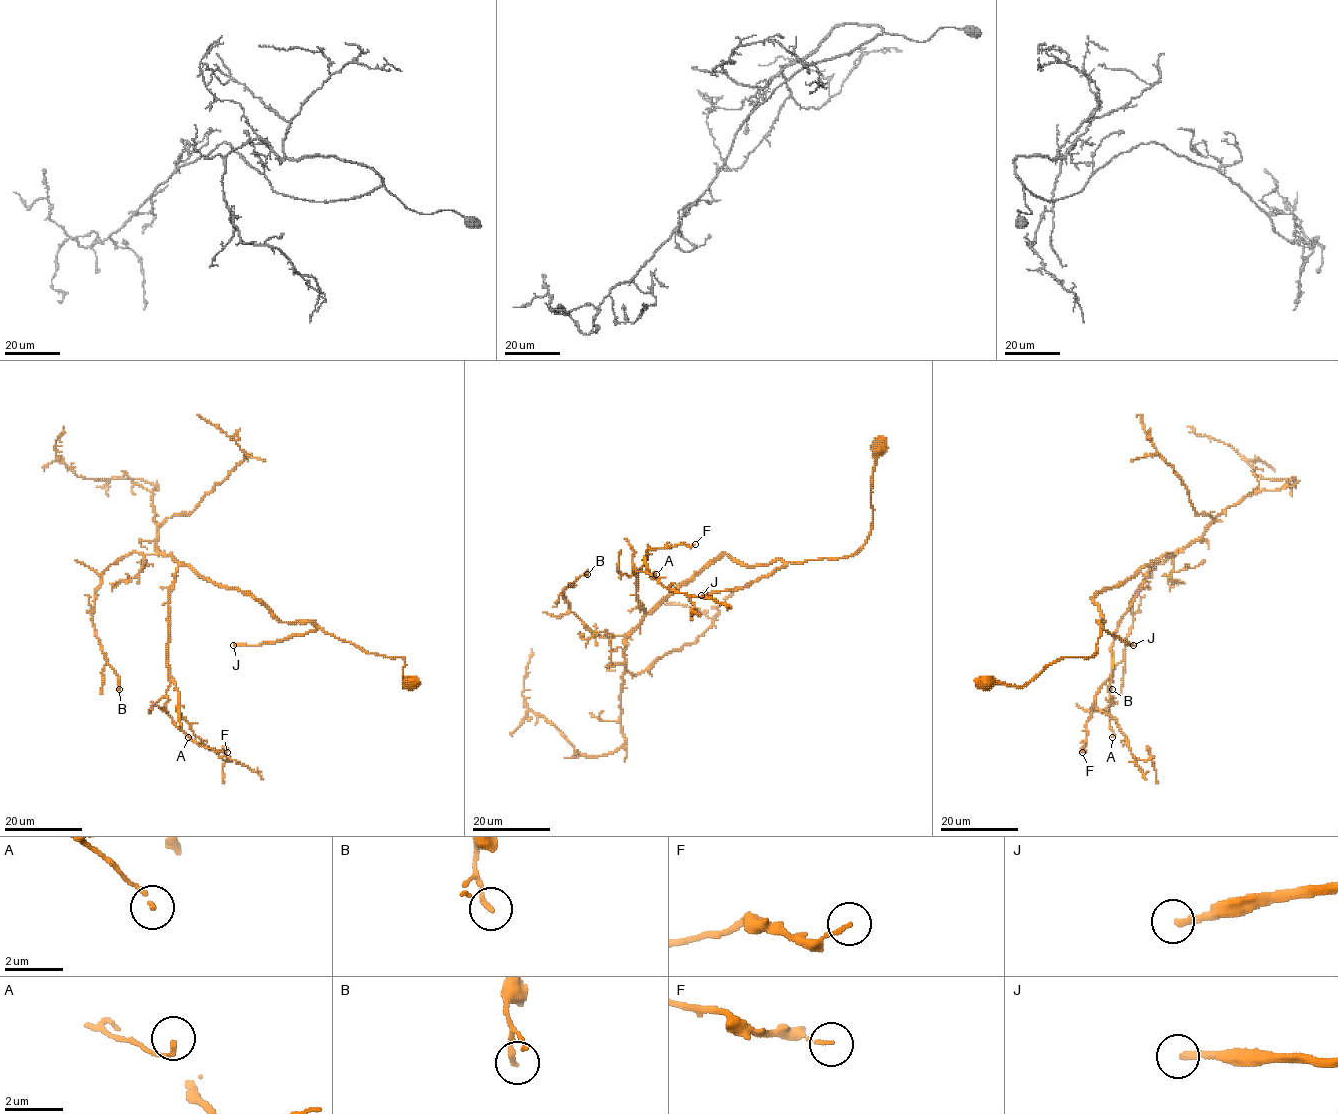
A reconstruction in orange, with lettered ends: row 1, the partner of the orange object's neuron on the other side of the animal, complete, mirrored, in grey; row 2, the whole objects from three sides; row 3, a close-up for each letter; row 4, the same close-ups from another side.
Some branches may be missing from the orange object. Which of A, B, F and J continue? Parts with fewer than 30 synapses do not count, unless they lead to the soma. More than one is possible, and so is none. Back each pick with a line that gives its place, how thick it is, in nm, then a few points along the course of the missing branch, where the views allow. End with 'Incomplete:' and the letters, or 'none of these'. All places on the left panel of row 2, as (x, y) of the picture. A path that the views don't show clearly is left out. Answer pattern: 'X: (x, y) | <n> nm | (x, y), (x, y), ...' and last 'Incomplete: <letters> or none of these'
J: (233, 645) | 240 nm
Incomplete: J

